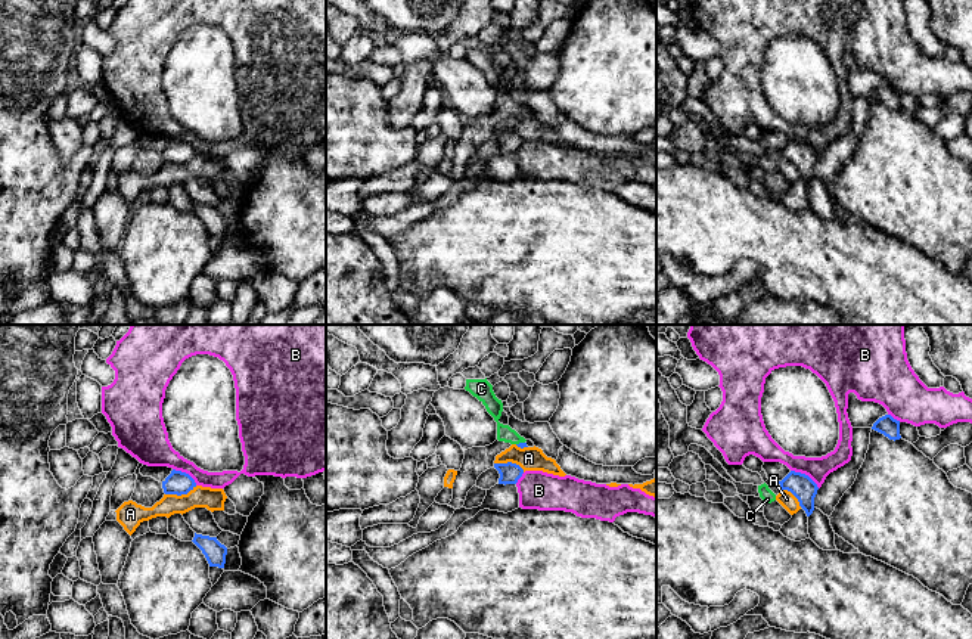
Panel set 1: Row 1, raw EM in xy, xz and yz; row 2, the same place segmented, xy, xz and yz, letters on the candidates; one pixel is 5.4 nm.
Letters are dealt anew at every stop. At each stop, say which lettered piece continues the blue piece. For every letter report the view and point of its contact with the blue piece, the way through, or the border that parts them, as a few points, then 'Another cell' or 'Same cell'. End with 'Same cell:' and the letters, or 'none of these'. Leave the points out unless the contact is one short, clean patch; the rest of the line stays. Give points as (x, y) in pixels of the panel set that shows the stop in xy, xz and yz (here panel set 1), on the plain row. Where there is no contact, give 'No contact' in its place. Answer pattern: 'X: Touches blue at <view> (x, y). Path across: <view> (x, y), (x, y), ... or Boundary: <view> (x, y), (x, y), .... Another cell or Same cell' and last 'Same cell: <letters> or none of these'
A: Touches blue at xy (180, 164). Boundary: xy (196, 155), (186, 163), (165, 164). Another cell
B: Touches blue at yz (804, 143). Another cell
C: Touches blue at xz (519, 112). Boundary: xz (524, 111), (516, 114). Another cell
Same cell: none of these

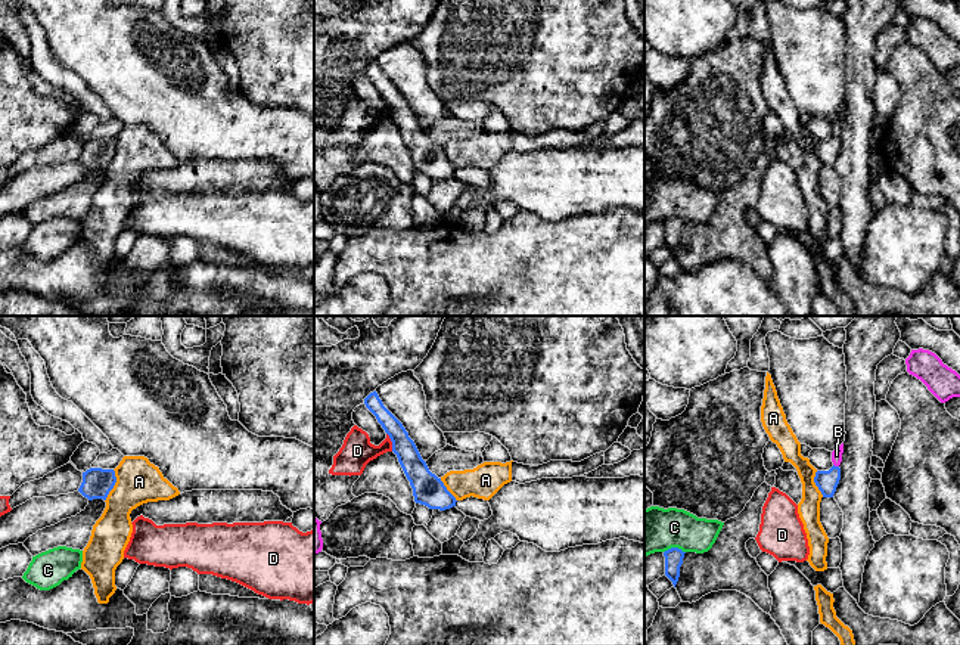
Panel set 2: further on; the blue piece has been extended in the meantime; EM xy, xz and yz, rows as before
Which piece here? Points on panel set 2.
A: Touches blue at xy (114, 154). Boundary: xy (114, 139), (115, 154), (105, 170). Another cell
B: Touches blue at yz (836, 136). Path across: yz (826, 151), (836, 136), (836, 124). Same cell
C: Touches blue at yz (674, 217). Another cell
D: Touches blue at xz (391, 109). Boundary: xz (387, 102), (392, 120). Another cell
Same cell: B

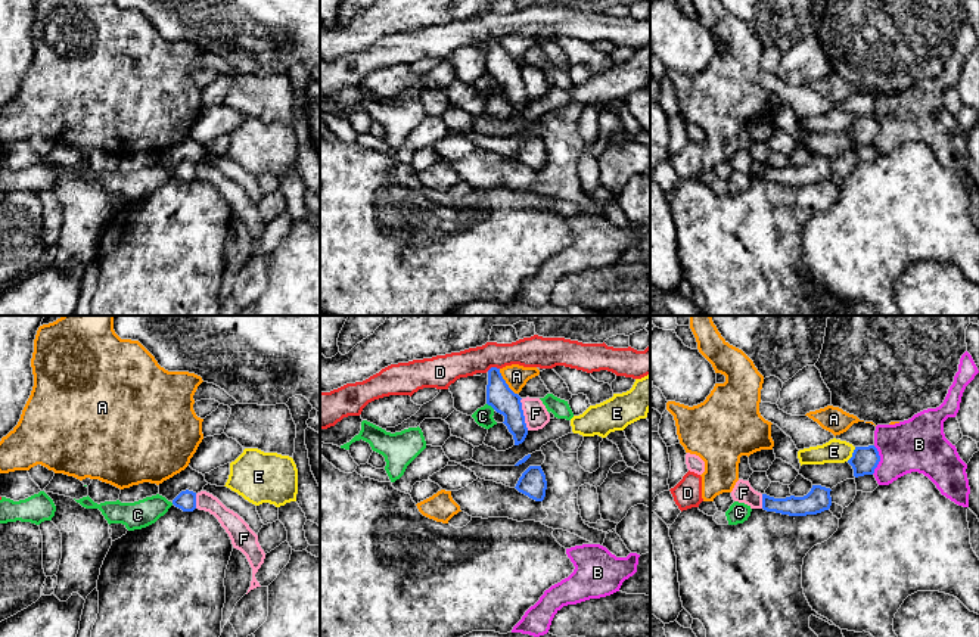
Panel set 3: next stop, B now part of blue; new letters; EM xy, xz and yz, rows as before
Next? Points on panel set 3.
A: Touches blue at xz (504, 52). Another cell
B: Touches blue at yz (879, 130). Another cell
C: Touches blue at xz (491, 75). Boundary: xz (487, 72), (494, 78). Another cell
D: Touches blue at xz (493, 37). Boundary: xz (499, 37), (487, 40). Another cell
E: Touches blue at yz (852, 124). Another cell
F: Touches blue at xz (522, 84). Boundary: xz (521, 68), (524, 90), (528, 99). Another cell
Same cell: none of these

